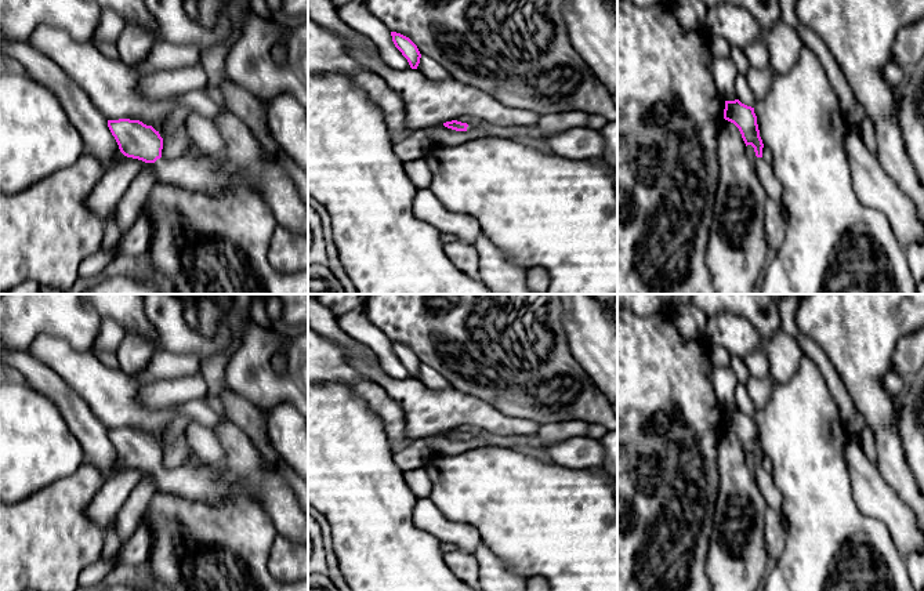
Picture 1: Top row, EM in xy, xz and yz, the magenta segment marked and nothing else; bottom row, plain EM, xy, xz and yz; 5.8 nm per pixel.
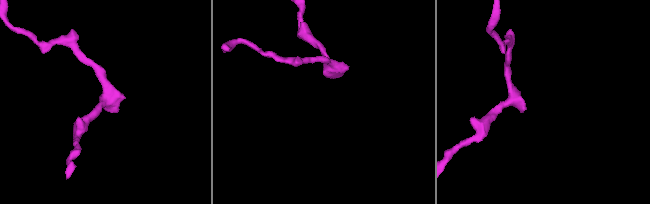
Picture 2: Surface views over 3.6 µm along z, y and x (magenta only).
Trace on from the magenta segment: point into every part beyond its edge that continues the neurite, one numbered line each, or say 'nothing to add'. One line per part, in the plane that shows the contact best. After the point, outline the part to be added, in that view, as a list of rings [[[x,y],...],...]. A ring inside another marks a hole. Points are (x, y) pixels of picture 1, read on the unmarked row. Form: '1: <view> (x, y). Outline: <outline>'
1: xy (218, 486). Outline: [[[224,465],[217,468],[160,467],[153,475],[155,492],[171,493],[180,500],[200,501],[215,510],[222,510],[239,498],[257,504],[261,501],[260,490],[253,482],[242,479]]]

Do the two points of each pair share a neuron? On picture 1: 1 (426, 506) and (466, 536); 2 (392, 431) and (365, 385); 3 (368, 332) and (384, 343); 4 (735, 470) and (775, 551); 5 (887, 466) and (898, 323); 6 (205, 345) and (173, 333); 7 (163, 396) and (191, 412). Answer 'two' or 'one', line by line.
1: one
2: one
3: one
4: two
5: one
6: one
7: two

